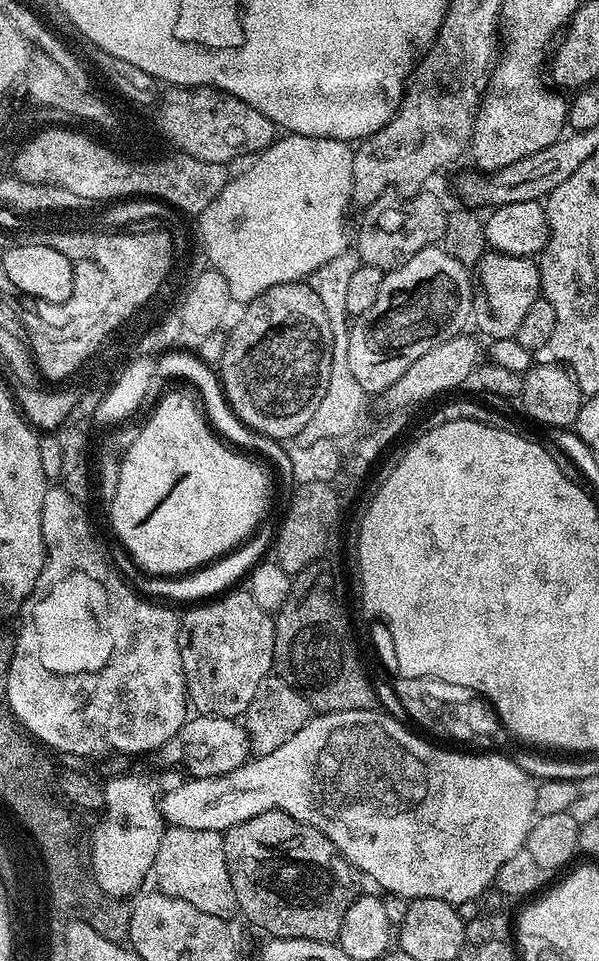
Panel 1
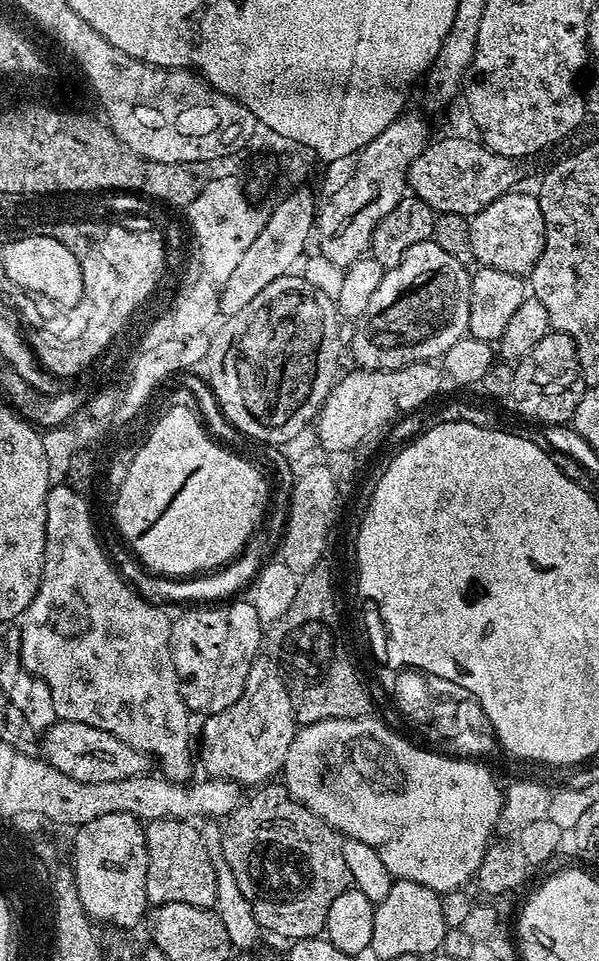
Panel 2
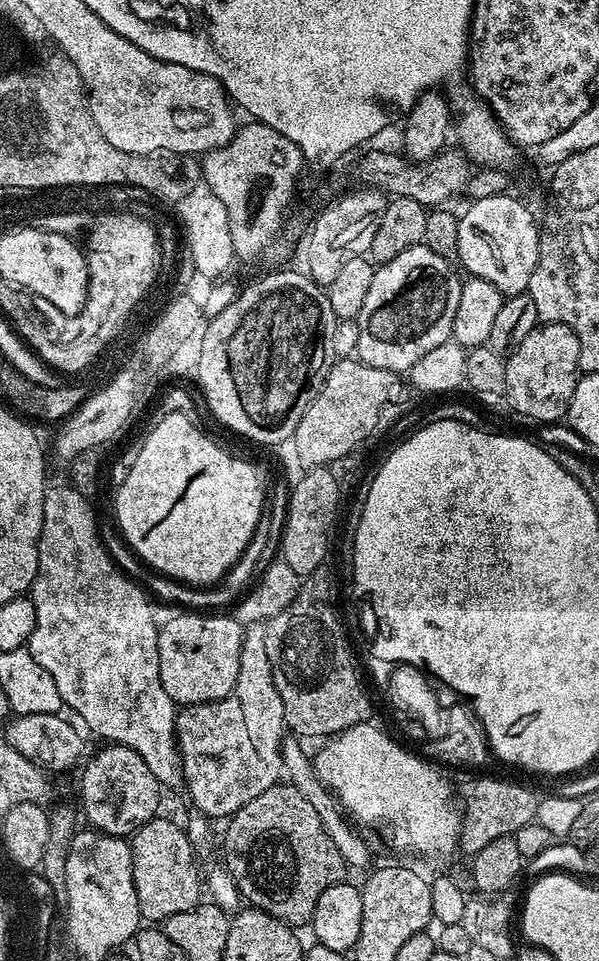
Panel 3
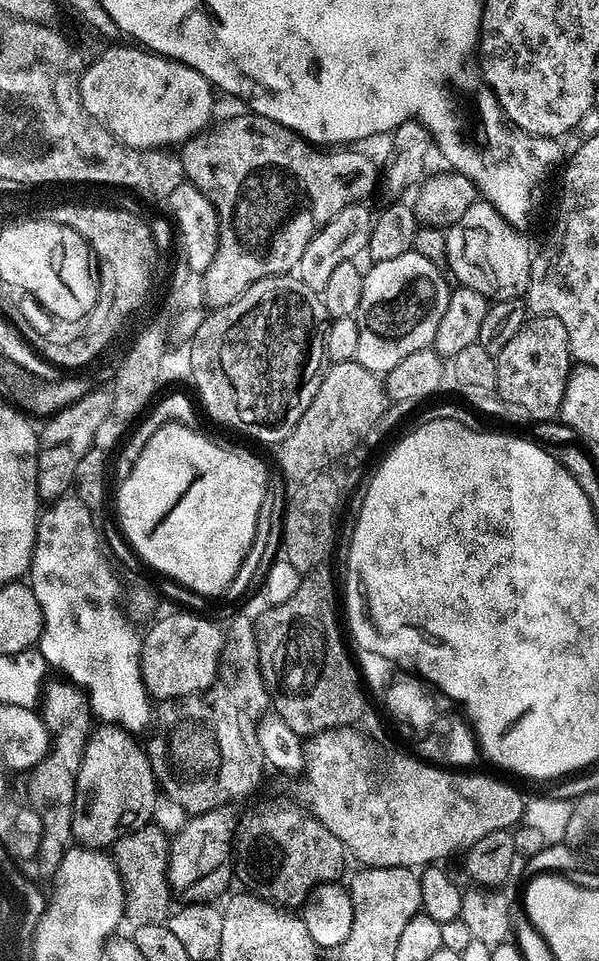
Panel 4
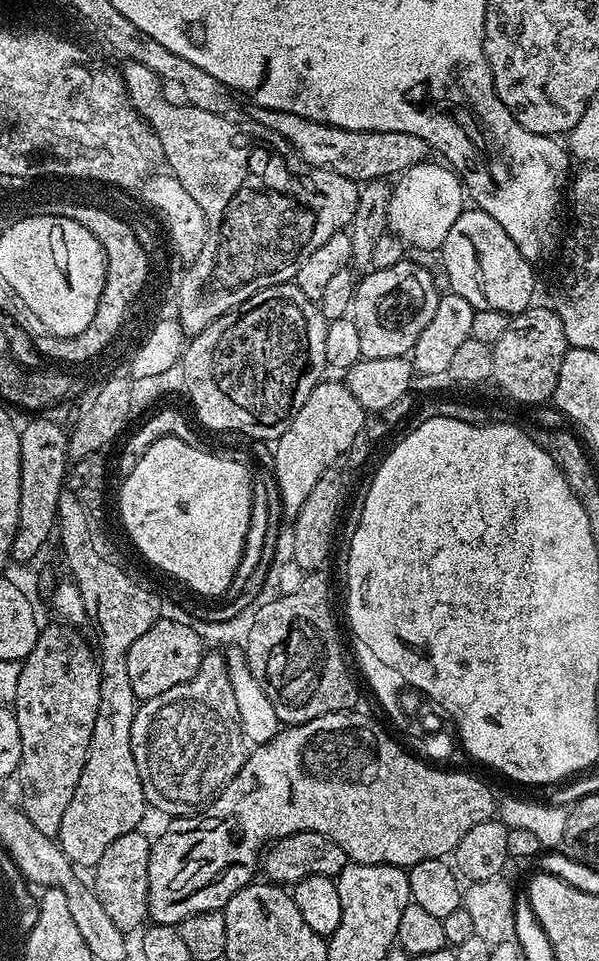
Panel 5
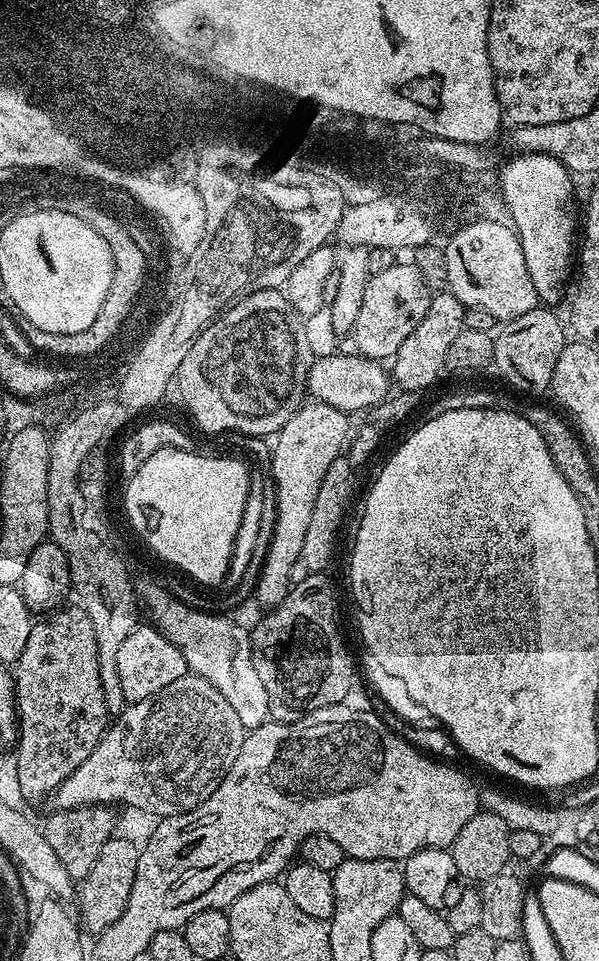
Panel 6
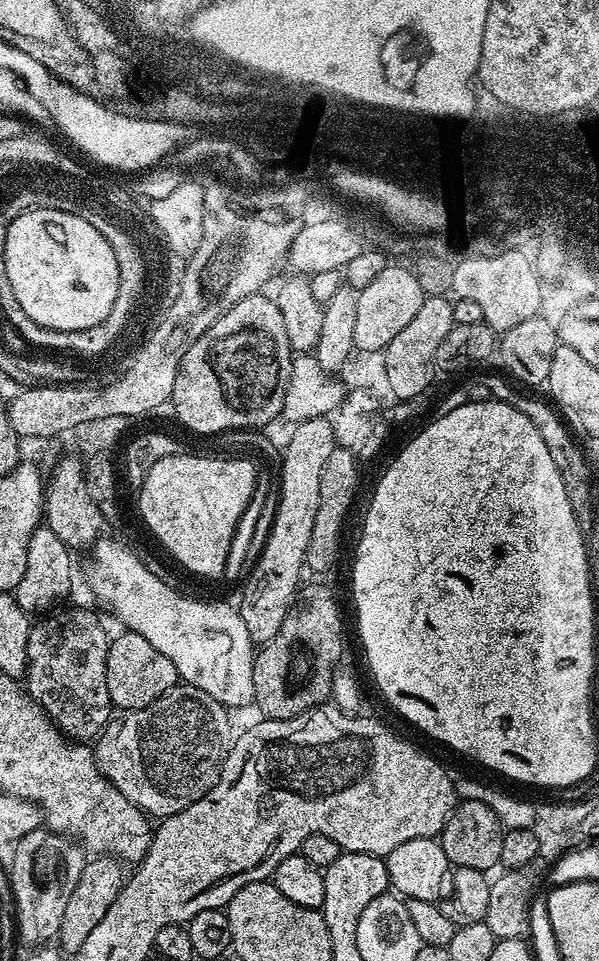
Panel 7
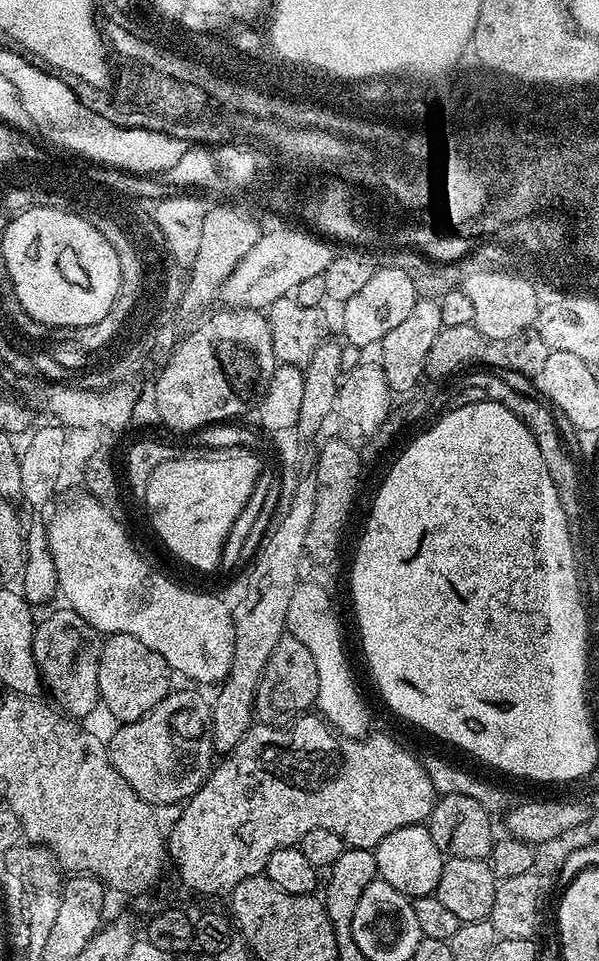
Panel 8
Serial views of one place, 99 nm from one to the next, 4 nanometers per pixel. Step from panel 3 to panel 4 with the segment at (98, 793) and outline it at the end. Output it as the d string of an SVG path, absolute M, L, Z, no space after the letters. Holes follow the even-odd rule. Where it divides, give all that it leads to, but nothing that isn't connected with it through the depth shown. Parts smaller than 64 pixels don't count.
M101 723L93 727L91 736L85 744L81 758L81 768L76 774L76 800L73 802L72 839L77 845L86 848L107 849L120 837L139 828L145 828L153 819L152 811L156 808L158 785L152 767L148 761L145 745L140 744L135 735L120 727L117 723Z

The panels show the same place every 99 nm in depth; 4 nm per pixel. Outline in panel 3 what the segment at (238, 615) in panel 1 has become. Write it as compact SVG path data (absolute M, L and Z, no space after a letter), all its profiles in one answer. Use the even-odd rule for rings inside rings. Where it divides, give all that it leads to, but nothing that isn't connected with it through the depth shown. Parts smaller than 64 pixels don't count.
M184 610L181 616L172 616L159 625L158 674L162 690L170 694L178 706L208 704L226 698L234 690L240 673L240 651L244 641L245 625L235 615L201 614Z

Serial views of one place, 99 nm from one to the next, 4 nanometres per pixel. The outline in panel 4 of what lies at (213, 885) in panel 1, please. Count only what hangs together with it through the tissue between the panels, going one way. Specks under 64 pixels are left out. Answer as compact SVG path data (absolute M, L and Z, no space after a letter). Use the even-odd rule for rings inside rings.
M149 822L145 828L120 837L110 848L110 855L116 861L116 870L124 887L124 920L144 930L151 929L154 924L165 923L170 915L167 872L169 843L169 837L164 837L163 830Z

